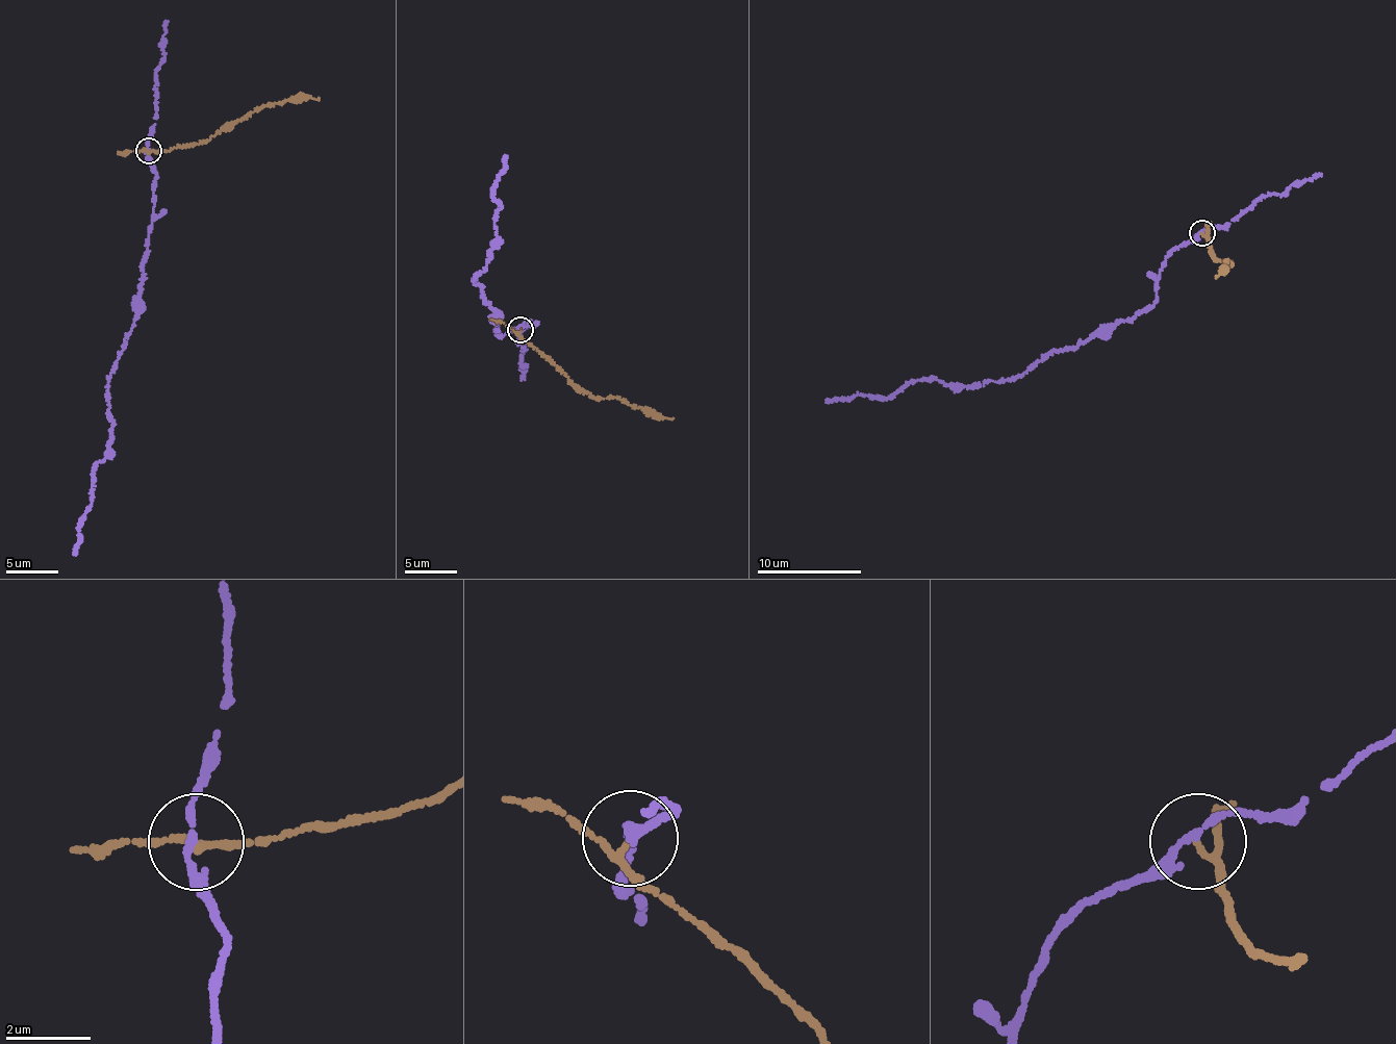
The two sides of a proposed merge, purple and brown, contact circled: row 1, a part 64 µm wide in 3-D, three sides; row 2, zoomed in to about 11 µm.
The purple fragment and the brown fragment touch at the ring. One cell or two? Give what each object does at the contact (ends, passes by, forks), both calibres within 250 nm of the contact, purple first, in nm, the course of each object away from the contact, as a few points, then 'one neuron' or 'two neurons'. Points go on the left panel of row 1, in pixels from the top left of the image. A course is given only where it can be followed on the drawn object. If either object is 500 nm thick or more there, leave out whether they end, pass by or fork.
purple passes by; brown passes by; 150 nm thick on the purple side, 120 nm on the other; purple runs (149, 151), (156, 176), (143, 278), (106, 385), (113, 438), (92, 476), (75, 555); brown runs (149, 151), (193, 146), (265, 105), (288, 99), (319, 98); two neurons

